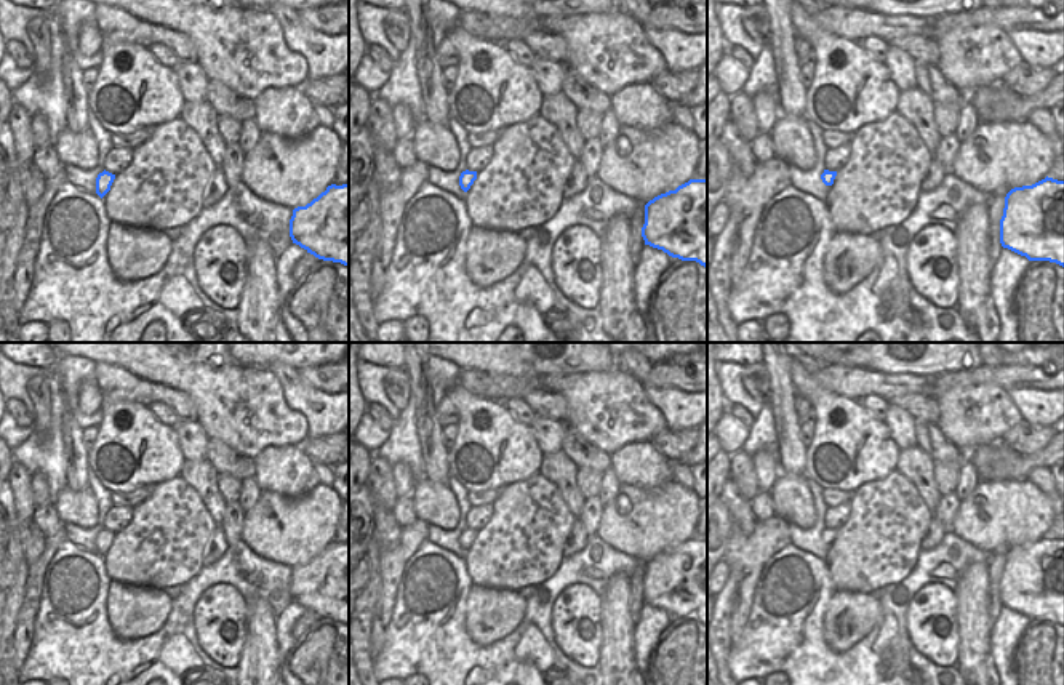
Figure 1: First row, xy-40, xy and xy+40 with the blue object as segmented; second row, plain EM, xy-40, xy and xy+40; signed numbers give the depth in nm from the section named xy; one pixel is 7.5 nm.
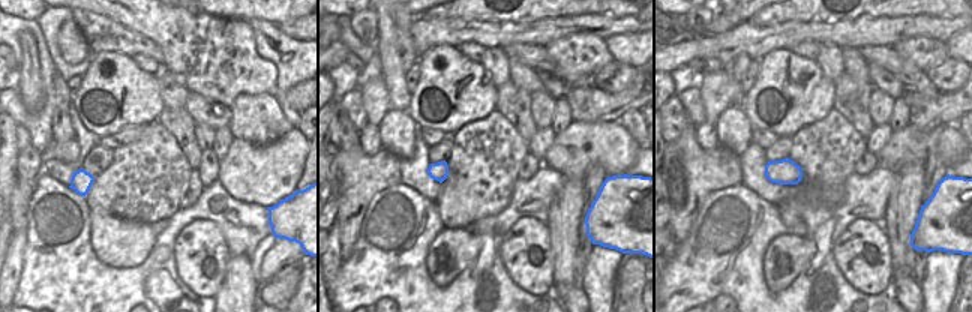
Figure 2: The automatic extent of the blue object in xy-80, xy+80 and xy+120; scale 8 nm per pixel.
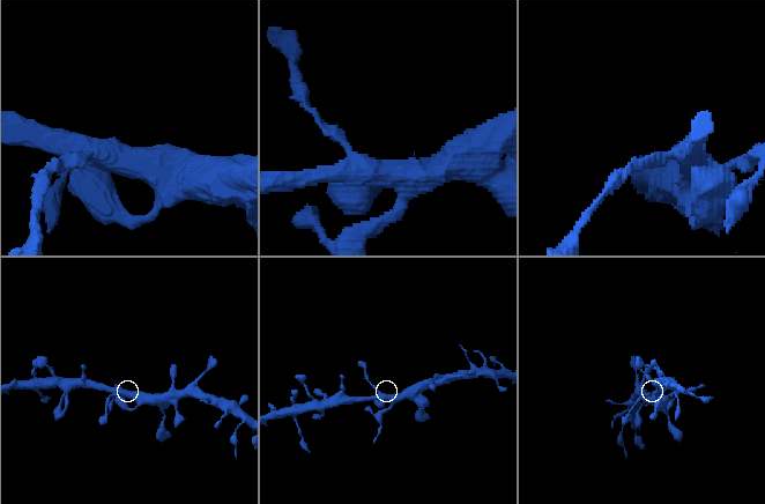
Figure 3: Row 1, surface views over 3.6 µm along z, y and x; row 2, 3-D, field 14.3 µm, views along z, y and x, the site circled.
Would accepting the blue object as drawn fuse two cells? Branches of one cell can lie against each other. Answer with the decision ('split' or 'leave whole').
leave whole

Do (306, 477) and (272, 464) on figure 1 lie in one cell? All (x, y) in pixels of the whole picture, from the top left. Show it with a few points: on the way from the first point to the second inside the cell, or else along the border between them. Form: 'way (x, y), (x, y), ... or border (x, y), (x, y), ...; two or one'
way (298, 477), (280, 469); one

